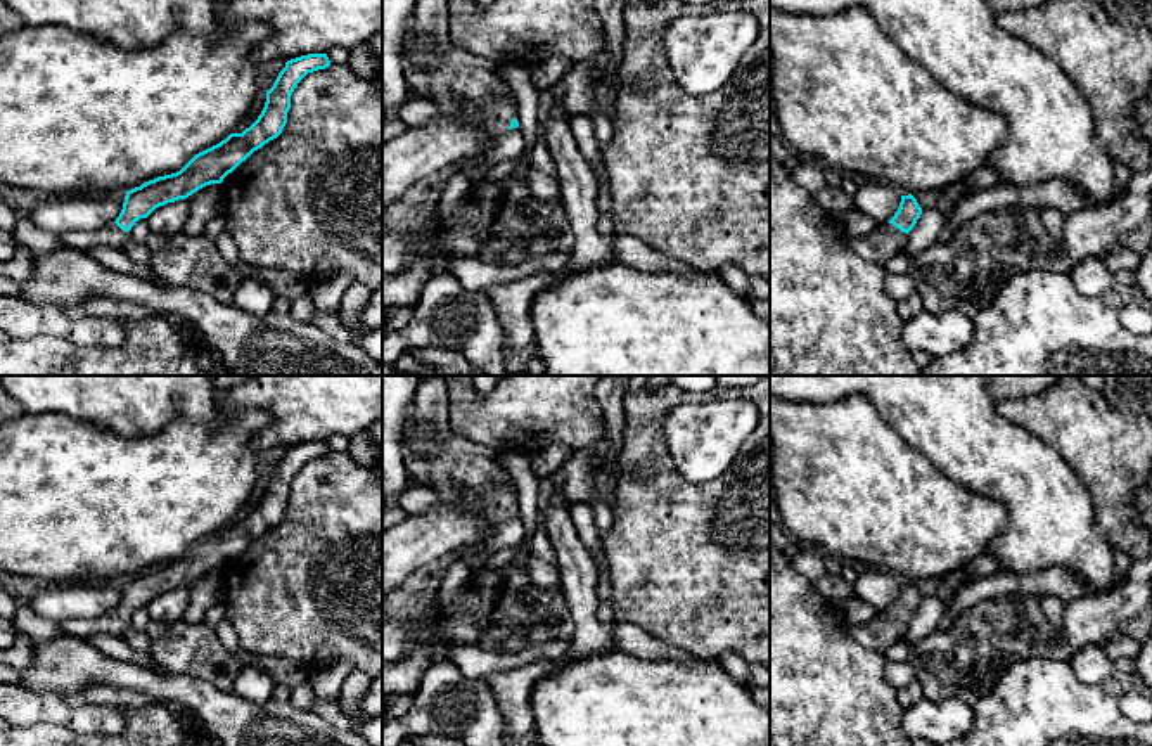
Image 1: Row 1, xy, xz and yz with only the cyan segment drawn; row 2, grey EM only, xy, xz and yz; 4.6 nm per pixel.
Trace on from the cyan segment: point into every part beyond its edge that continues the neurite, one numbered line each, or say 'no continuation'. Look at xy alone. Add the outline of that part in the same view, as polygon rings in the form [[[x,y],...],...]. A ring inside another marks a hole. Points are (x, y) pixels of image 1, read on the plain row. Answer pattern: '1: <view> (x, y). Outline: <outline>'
1: xy (113, 623). Outline: [[[116,611],[102,614],[95,620],[69,620],[62,623],[66,633],[90,637],[109,633],[125,639],[130,628],[130,620],[125,620]]]

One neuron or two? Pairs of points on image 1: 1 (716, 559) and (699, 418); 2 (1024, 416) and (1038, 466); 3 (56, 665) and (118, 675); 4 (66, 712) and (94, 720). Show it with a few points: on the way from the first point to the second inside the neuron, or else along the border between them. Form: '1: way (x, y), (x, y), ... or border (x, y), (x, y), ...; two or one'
1: border (739, 456), (723, 473), (697, 483), (672, 461); two
2: border (995, 405), (1002, 416), (1021, 424), (1061, 454); two
3: way (71, 665), (102, 668); one
4: way (73, 717), (87, 719); one

